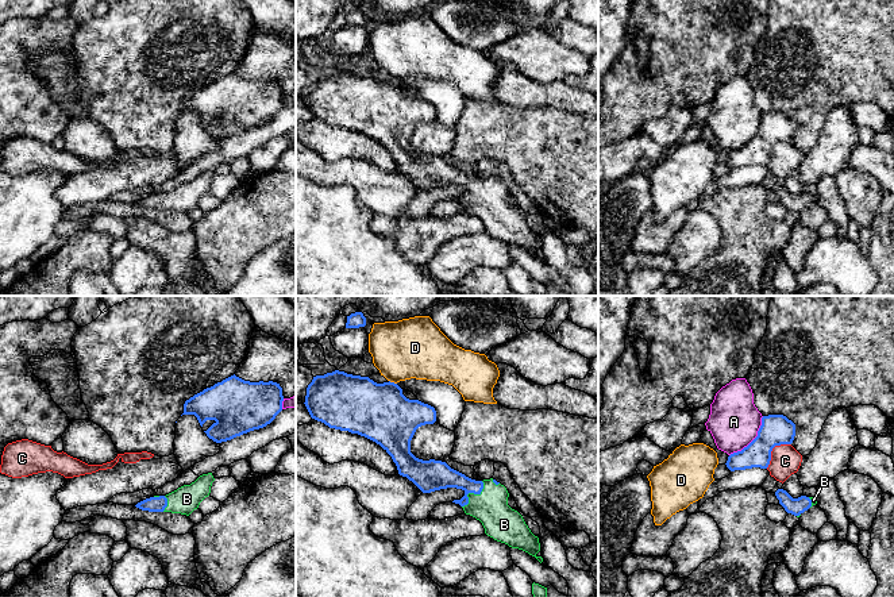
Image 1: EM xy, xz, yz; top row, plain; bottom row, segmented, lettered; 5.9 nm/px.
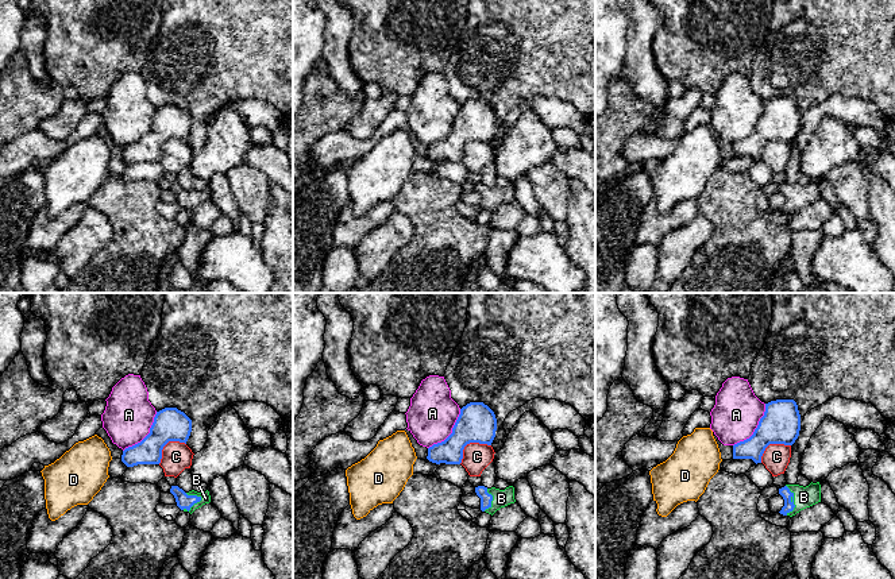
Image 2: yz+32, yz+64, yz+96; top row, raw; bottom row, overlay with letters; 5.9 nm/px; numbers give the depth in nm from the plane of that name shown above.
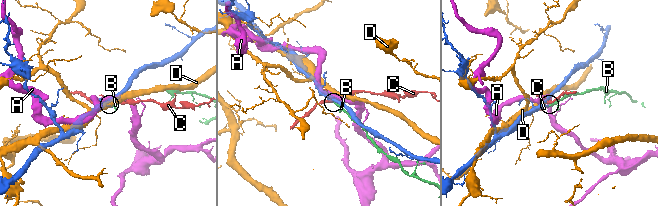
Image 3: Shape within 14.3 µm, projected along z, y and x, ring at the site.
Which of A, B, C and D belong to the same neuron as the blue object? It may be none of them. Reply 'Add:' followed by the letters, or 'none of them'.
Add: B

